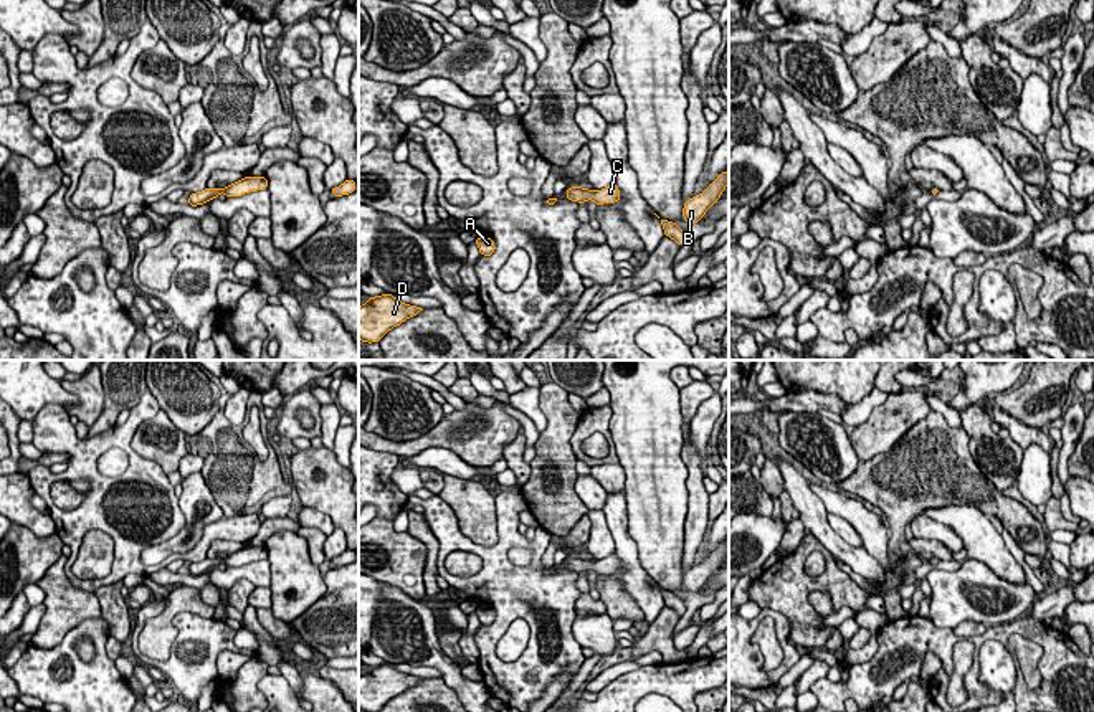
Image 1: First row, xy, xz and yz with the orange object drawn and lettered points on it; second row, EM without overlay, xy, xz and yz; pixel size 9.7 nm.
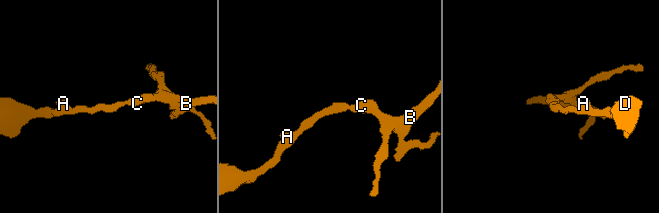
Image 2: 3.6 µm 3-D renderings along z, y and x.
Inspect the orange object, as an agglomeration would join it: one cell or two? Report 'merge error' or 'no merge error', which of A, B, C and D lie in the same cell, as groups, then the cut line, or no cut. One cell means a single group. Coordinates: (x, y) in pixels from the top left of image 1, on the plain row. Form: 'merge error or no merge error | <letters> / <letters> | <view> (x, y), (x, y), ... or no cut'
no merge error | A B C D | no cut

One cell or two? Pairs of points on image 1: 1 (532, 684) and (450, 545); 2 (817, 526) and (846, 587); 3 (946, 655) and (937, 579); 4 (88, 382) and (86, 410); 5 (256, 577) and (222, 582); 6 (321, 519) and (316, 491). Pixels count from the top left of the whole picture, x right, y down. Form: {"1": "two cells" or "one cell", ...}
{"1": "one cell", "2": "two cells", "3": "two cells", "4": "one cell", "5": "one cell", "6": "two cells"}

